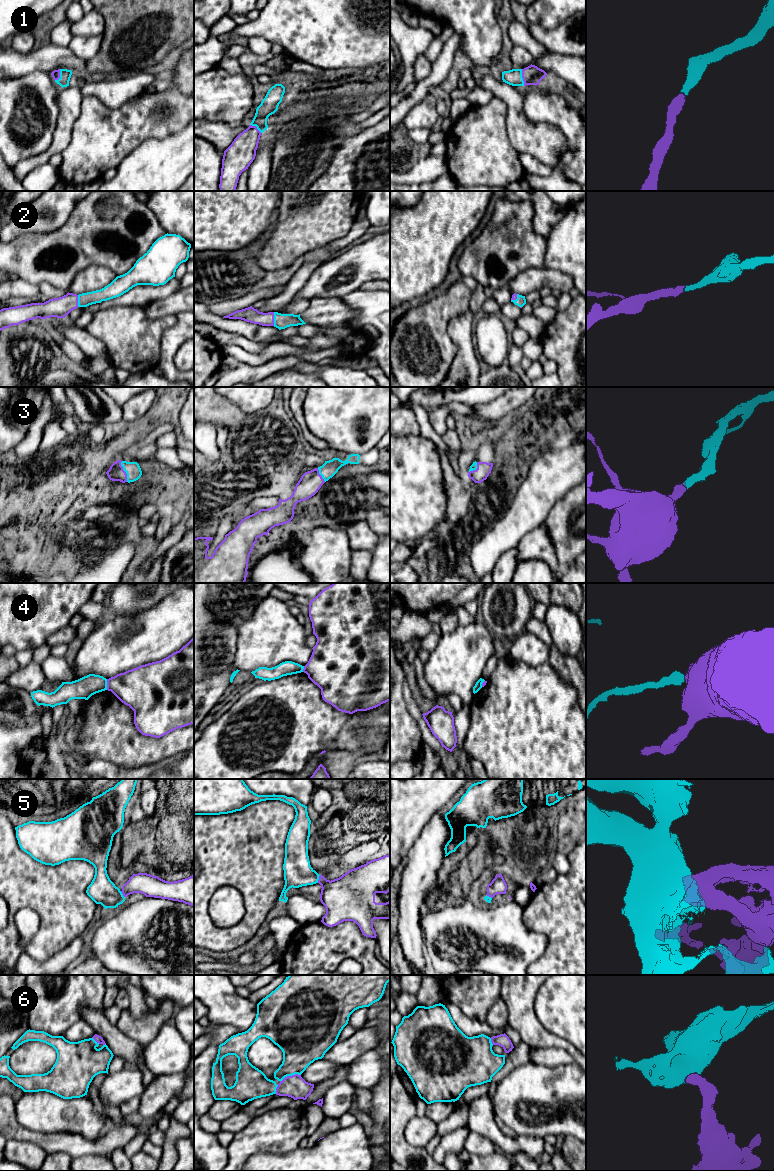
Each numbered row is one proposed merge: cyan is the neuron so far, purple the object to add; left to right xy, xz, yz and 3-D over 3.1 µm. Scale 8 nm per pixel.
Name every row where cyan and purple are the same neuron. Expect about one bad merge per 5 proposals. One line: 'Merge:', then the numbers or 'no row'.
Merge: 1, 2, 3, 5, 6

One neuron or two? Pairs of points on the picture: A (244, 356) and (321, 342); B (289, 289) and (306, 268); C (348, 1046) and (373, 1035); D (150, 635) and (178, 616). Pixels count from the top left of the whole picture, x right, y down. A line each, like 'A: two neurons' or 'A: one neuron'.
A: two neurons
B: one neuron
C: one neuron
D: one neuron

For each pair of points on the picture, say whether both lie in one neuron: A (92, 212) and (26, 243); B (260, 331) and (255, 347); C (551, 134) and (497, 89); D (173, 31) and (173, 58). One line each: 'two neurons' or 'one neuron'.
A: one neuron
B: two neurons
C: one neuron
D: two neurons

